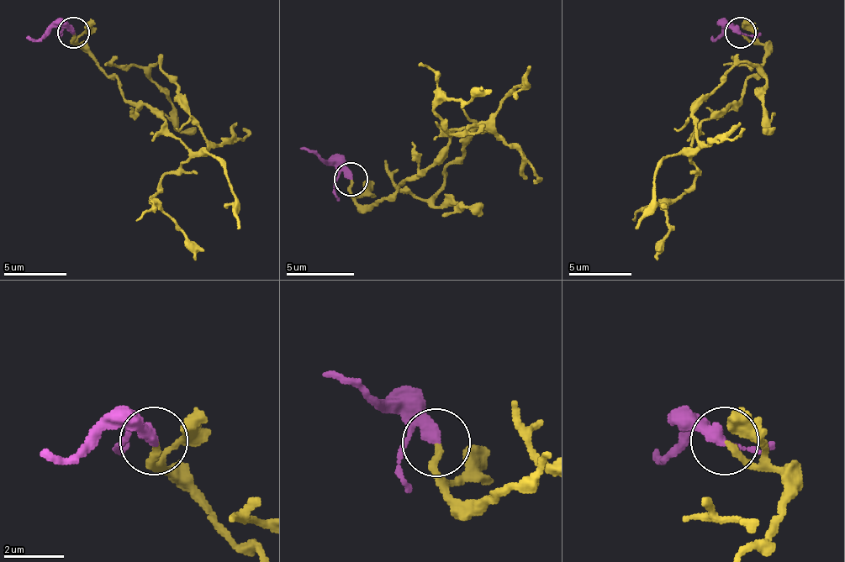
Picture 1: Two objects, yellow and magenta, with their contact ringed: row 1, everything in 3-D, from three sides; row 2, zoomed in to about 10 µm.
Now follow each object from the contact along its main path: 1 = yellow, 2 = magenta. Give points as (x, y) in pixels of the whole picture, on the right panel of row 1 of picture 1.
1: (740, 31), (764, 47), (764, 66), (740, 101), (705, 119), (689, 151), (699, 175), (667, 207), (657, 260)
2: (740, 31), (724, 28), (715, 41), (711, 34)

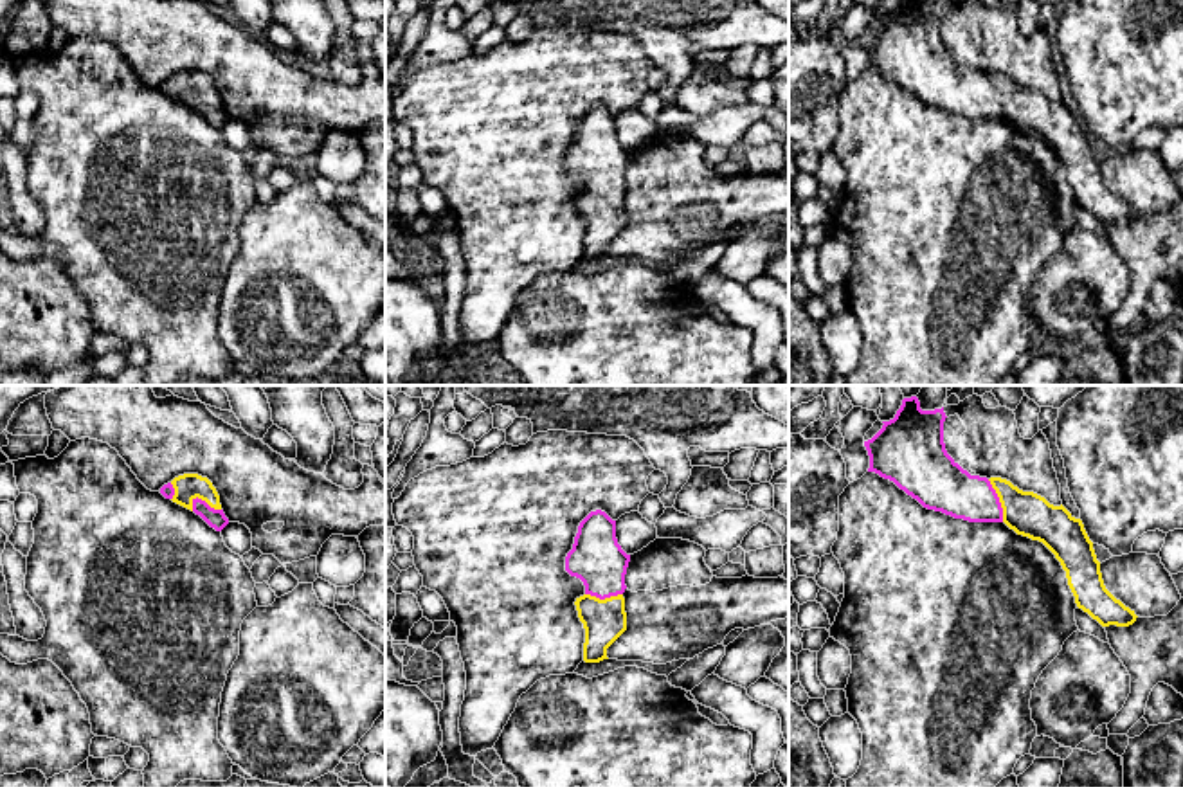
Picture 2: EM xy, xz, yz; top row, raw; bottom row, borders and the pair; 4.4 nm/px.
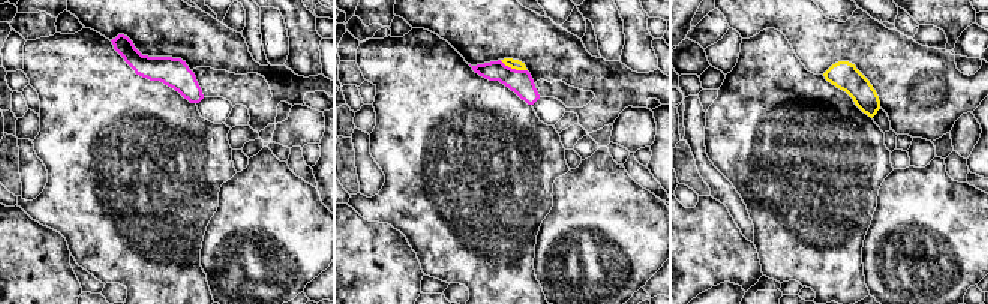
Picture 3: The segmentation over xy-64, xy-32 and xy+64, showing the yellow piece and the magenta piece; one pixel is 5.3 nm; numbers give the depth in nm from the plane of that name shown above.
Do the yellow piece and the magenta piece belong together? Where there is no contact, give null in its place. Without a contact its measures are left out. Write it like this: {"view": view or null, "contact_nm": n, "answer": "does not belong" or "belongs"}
{"view": "yz", "contact_nm": 200, "answer": "belongs"}

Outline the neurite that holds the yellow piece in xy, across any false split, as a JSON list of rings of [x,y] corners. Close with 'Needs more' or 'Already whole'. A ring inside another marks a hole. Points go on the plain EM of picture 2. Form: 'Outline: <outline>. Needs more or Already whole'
Outline: [[[198,70],[178,72],[164,81],[160,90],[200,112],[216,128],[221,128],[229,121],[220,101],[220,92],[207,74]]]. Needs more

